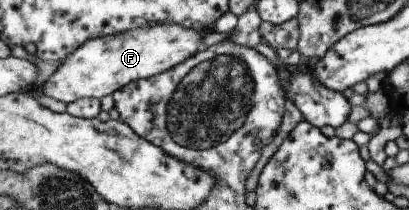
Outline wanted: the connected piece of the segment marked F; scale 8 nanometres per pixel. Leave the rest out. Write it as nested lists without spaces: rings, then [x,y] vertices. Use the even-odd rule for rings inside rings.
[[[156,24],[87,39],[74,52],[63,57],[39,92],[66,104],[80,98],[99,100],[126,84],[155,76],[193,56],[203,48],[200,40],[206,32],[180,24]]]

